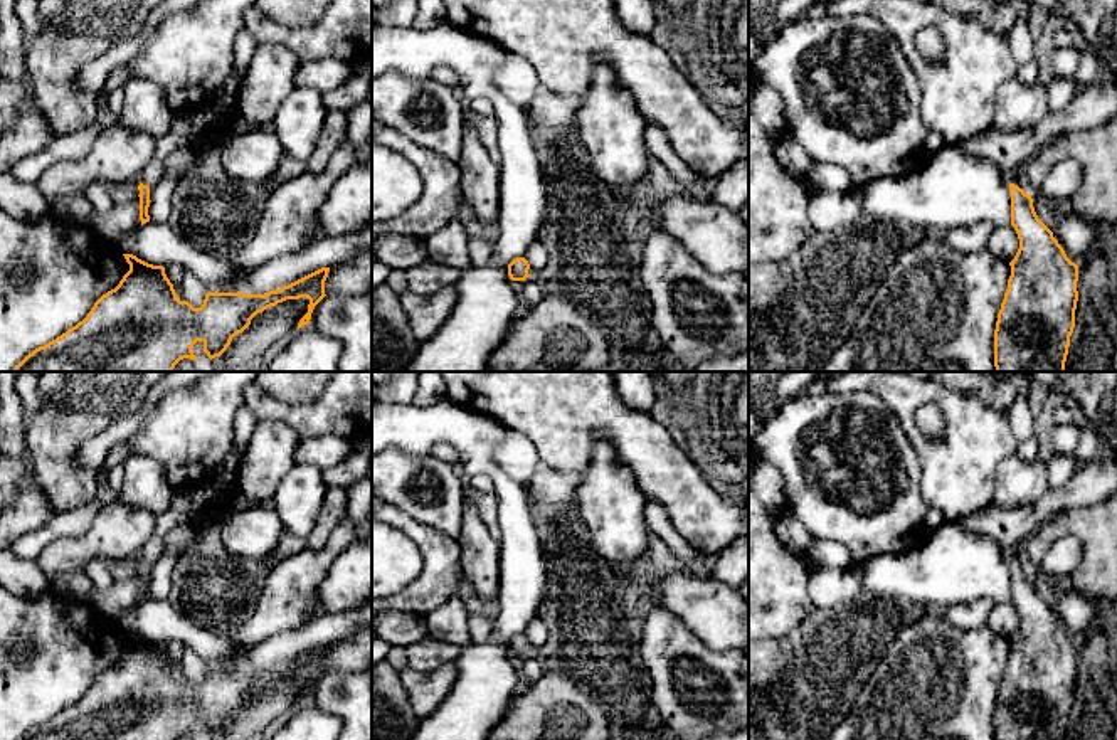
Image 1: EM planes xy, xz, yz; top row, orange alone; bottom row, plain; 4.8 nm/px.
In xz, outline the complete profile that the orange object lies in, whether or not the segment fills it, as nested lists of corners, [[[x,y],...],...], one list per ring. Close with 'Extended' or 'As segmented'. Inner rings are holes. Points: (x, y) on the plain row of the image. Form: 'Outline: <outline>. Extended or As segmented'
Outline: [[[516,634],[508,641],[508,653],[511,658],[525,658],[528,651],[530,641],[525,634]]]. As segmented

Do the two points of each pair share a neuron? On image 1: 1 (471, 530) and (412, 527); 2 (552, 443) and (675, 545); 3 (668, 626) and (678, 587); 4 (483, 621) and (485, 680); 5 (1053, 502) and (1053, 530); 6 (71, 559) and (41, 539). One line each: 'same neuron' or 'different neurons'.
1: different neurons
2: different neurons
3: different neurons
4: different neurons
5: different neurons
6: different neurons

